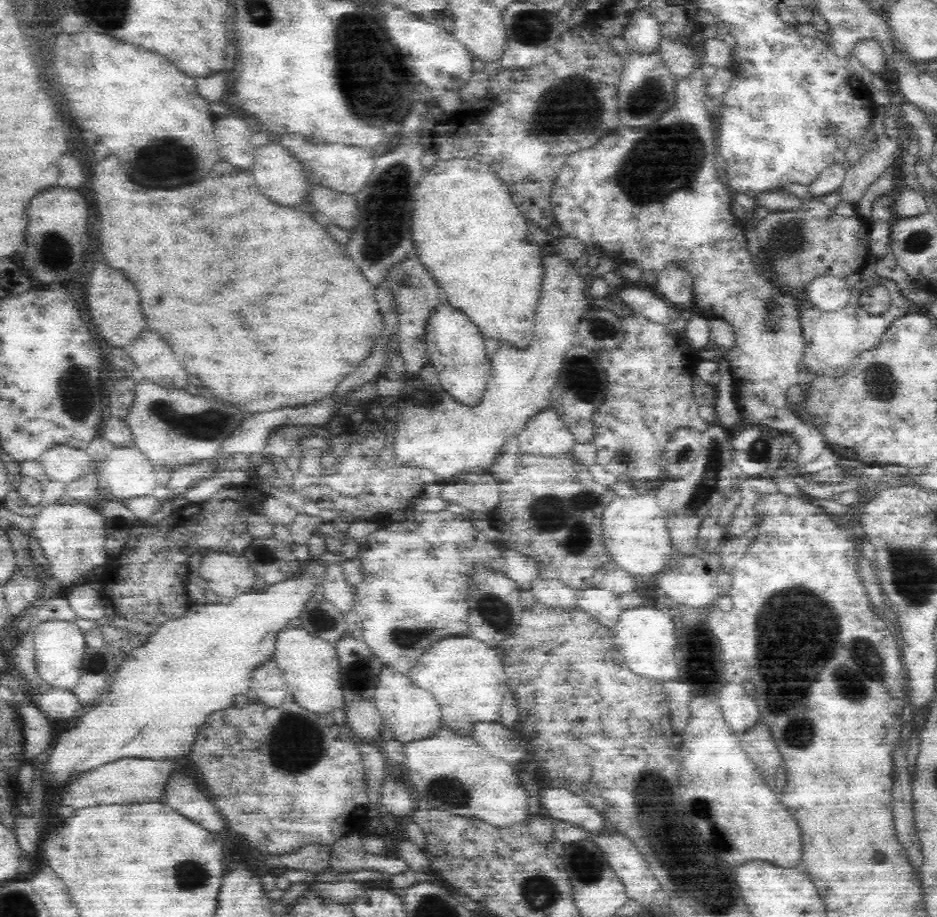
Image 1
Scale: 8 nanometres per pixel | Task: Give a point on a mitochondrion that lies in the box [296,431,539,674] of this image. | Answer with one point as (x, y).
(405, 639)

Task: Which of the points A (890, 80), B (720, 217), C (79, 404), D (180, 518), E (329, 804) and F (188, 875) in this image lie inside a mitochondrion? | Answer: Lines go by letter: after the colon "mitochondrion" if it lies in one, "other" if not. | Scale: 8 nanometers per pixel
A: other
B: other
C: mitochondrion
D: other
E: other
F: mitochondrion

